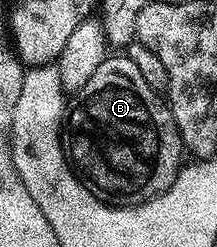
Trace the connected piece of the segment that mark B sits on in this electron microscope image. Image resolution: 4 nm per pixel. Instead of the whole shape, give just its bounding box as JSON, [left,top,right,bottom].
[61,55,185,207]

